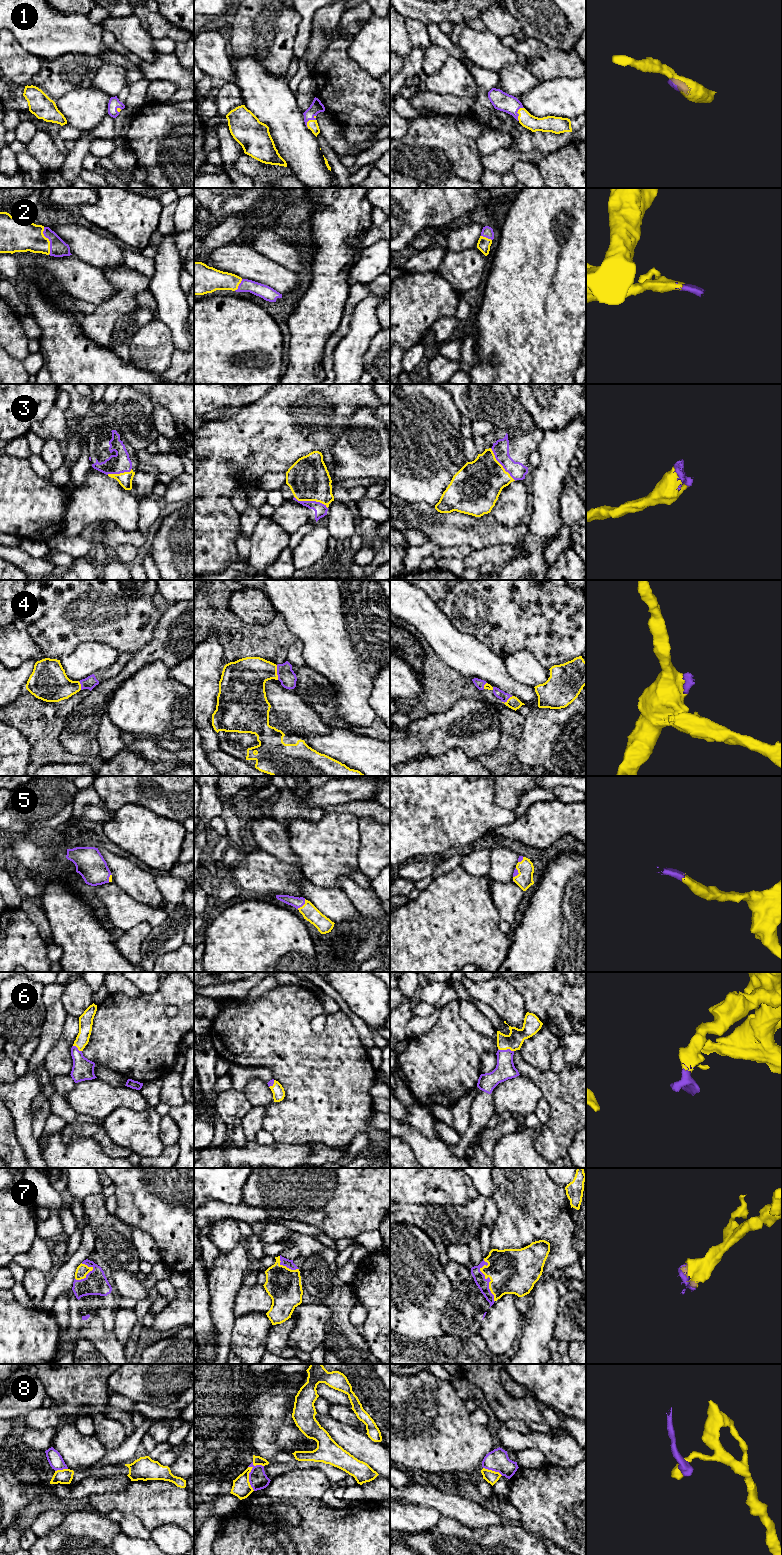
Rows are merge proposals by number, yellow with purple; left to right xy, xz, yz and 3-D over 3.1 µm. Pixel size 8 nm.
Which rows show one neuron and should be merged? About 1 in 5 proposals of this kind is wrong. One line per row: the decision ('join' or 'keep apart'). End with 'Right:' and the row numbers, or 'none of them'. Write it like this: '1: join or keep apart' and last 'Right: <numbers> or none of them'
1: join
2: join
3: join
4: join
5: join
6: join
7: join
8: keep apart
Right: 1, 2, 3, 4, 5, 6, 7

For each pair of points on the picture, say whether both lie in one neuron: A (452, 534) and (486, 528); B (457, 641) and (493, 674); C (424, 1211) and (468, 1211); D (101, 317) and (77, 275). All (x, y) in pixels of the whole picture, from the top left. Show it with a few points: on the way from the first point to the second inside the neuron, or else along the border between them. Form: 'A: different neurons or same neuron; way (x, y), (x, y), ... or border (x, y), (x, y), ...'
A: same neuron; way (460, 530), (478, 530)
B: same neuron; way (466, 650), (484, 665)
C: same neuron; way (435, 1217), (457, 1217)
D: different neurons; border (114, 290), (96, 306)

